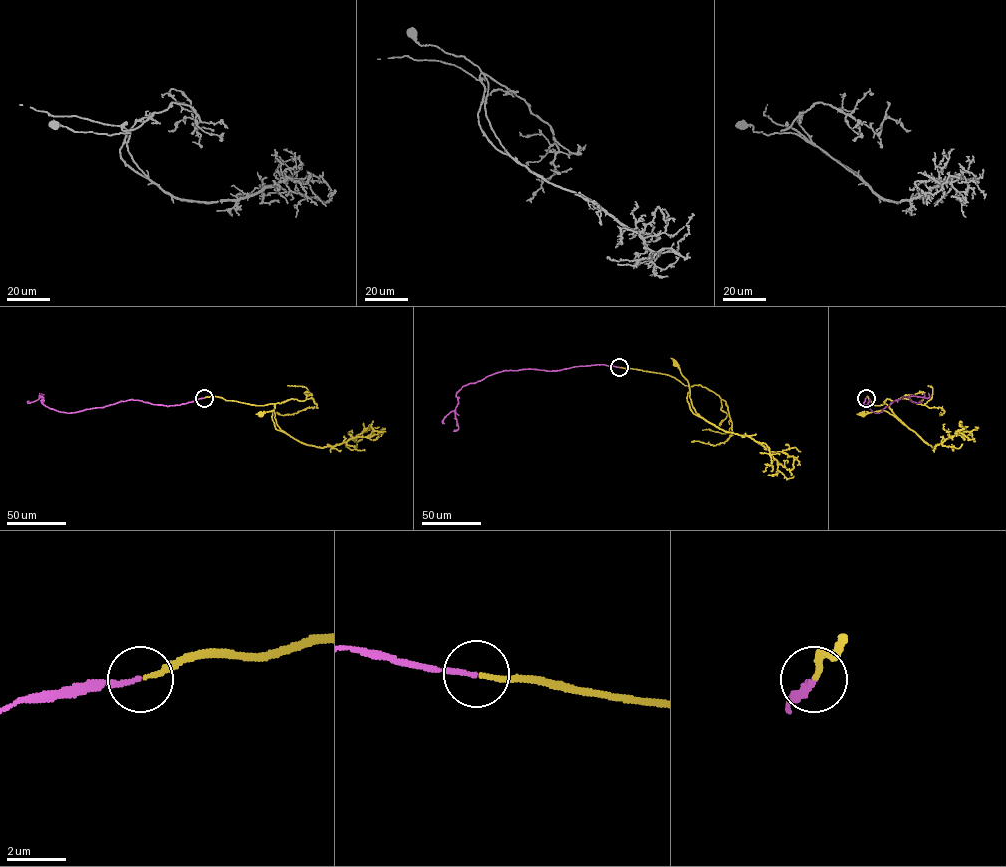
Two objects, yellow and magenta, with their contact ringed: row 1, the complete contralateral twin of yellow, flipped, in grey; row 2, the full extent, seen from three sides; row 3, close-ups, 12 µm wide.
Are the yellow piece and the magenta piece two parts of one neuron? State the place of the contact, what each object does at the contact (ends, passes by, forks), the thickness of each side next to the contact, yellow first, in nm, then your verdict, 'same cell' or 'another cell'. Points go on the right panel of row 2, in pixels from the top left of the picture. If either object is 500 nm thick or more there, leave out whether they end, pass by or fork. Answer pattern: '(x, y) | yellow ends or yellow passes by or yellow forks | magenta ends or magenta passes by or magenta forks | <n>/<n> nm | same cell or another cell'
(866, 398) | yellow ends | magenta ends | 160/150 nm | same cell

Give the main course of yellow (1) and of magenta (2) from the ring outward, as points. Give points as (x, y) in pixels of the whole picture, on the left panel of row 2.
1: (204, 397), (258, 405), (274, 403), (275, 427), (284, 432), (277, 425), (273, 410), (260, 413)
2: (204, 397), (166, 406), (127, 400), (68, 412), (44, 405), (39, 393)

